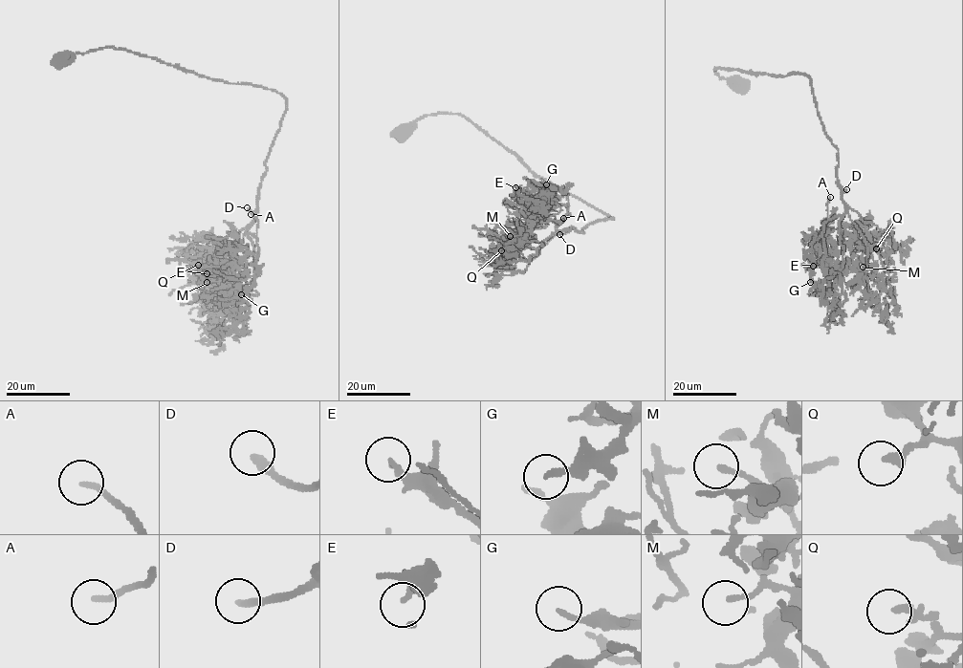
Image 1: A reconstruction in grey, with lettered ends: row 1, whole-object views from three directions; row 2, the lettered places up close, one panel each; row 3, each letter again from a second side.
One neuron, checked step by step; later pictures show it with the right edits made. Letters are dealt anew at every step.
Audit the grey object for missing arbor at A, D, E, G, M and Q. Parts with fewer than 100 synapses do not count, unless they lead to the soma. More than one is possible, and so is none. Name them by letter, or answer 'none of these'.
A, D

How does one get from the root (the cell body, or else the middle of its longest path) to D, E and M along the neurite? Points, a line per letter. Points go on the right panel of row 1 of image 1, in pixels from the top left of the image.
D: (741, 89), (714, 68), (810, 78), (824, 132), (838, 150), (837, 180), (846, 189)
E: (741, 89), (714, 68), (810, 78), (824, 132), (838, 150), (845, 210), (824, 224), (827, 255), (813, 266)
M: (741, 89), (714, 68), (810, 78), (824, 132), (838, 150), (842, 201), (867, 247), (862, 281), (863, 267)

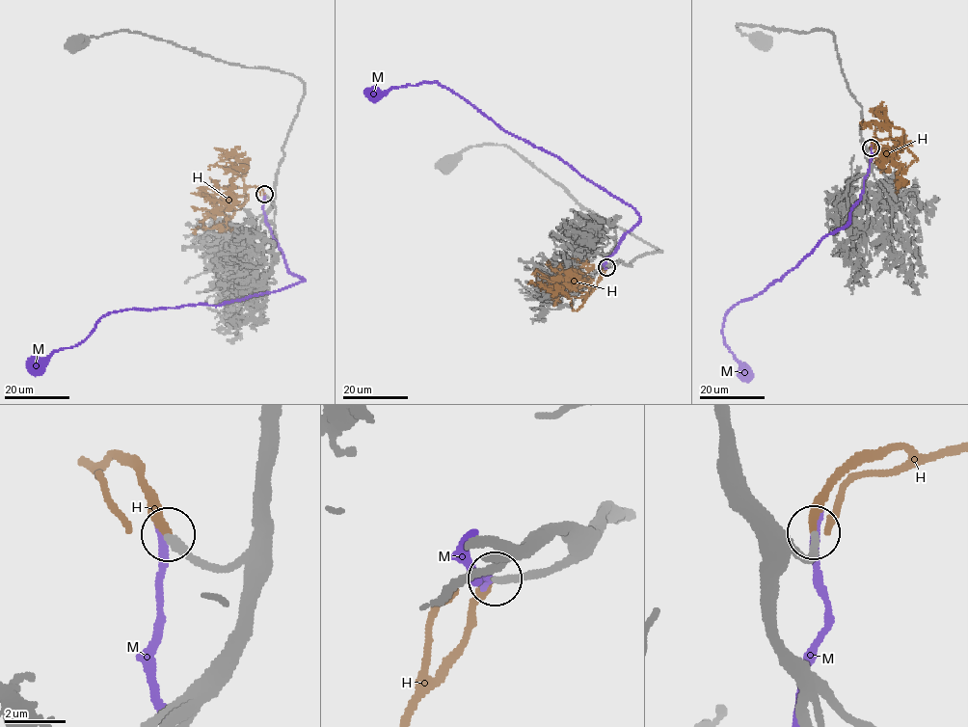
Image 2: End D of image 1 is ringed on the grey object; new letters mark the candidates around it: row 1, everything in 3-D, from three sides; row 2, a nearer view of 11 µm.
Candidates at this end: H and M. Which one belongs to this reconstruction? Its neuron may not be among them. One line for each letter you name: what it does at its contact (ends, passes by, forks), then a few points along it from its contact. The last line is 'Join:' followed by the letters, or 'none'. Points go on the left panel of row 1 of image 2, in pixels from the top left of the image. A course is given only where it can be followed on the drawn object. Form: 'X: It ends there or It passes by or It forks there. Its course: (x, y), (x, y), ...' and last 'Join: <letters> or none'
H: It ends there. Its course: (265, 194), (258, 185), (249, 187), (242, 204), (226, 201), (196, 233)
Join: H

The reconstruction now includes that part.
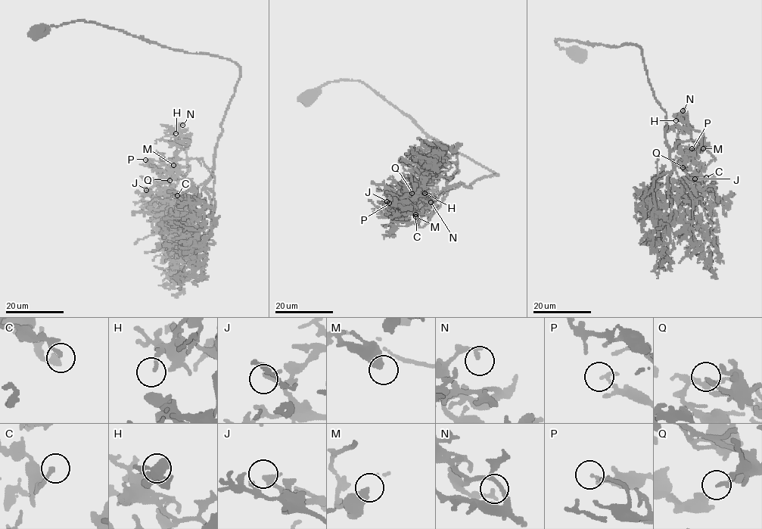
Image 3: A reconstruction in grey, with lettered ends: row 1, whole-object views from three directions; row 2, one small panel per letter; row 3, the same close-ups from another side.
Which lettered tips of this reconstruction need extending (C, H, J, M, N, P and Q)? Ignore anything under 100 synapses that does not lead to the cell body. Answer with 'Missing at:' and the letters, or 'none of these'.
Missing at: Q

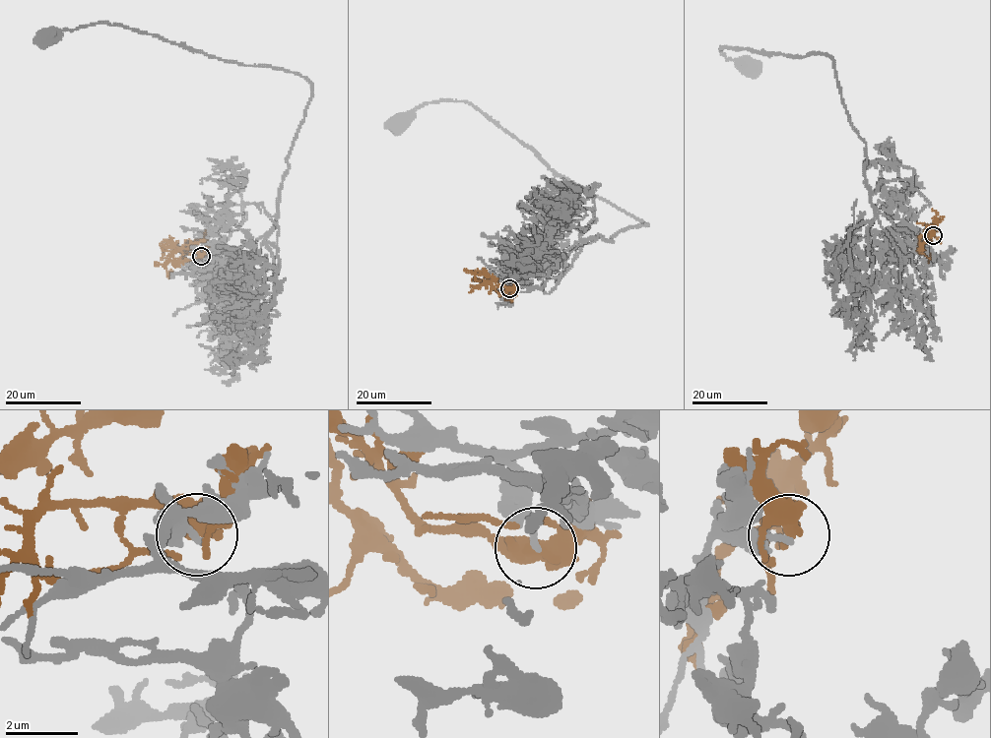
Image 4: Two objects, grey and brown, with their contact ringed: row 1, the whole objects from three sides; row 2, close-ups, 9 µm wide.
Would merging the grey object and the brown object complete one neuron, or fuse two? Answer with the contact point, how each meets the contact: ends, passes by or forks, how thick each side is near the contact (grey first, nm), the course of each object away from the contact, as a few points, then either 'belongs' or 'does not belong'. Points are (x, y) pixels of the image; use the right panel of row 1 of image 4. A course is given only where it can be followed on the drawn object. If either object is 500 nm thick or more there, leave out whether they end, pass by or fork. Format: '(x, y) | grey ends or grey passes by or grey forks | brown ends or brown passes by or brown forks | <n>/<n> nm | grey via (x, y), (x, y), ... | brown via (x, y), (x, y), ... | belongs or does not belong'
(933, 235) | grey ends | brown forks | 180/420 nm | grey via (933, 235), (924, 239), (934, 259), (926, 238), (871, 203), (865, 142), (828, 56), (719, 47), (751, 71) | brown via (933, 235), (926, 233), (936, 223), (936, 213), (932, 210) | does not belong

